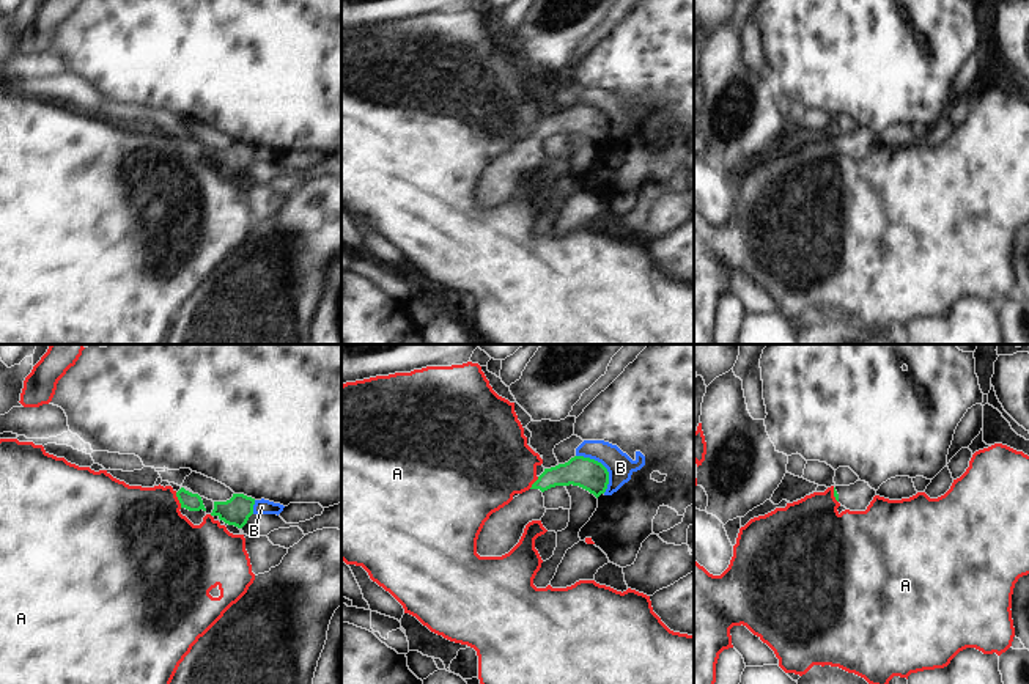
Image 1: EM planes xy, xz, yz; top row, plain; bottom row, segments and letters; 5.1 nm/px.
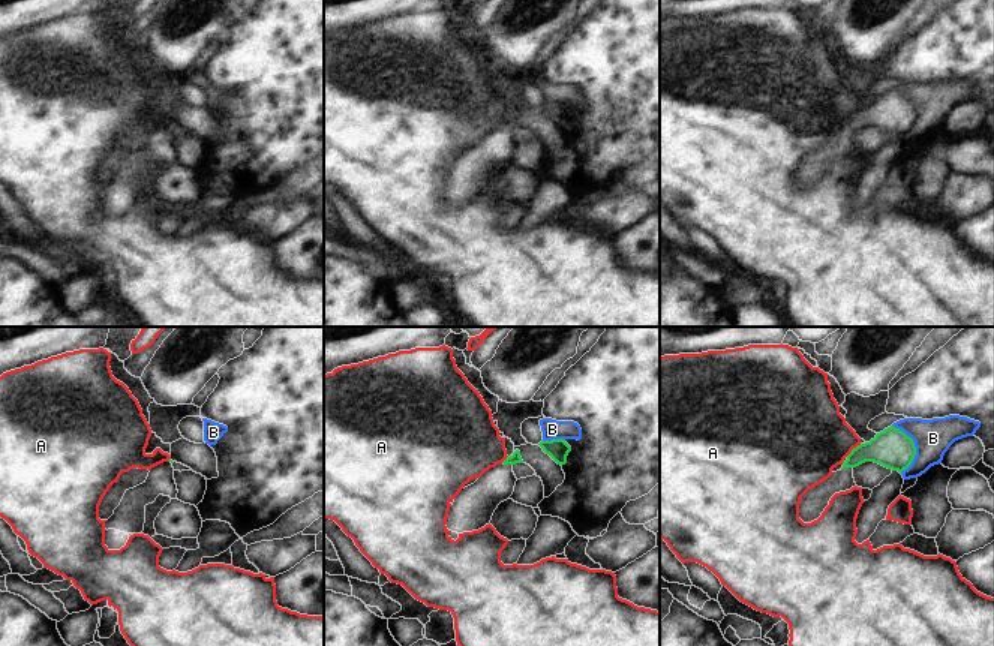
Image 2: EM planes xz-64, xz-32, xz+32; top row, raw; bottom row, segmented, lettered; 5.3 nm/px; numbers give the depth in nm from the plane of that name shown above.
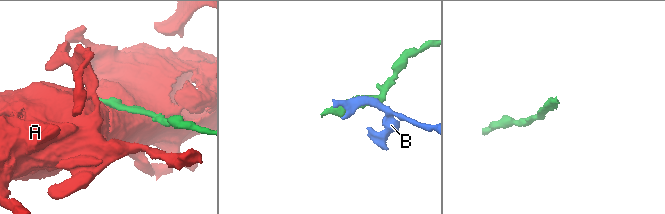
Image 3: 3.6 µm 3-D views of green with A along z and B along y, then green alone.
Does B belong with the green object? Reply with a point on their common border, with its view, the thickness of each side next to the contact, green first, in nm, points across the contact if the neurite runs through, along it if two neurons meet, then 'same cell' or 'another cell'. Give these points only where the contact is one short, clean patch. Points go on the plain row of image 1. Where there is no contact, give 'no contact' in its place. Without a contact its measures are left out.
xz (603, 114) | 160/140 nm | another cell

